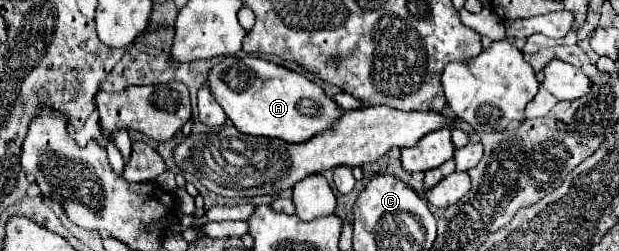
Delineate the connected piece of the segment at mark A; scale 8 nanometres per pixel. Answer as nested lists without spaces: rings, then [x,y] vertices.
[[[225,57],[219,65],[215,65],[209,73],[207,85],[211,87],[213,95],[217,97],[219,105],[231,119],[231,123],[243,131],[245,135],[255,137],[275,137],[283,139],[287,143],[305,143],[305,139],[315,137],[319,131],[327,131],[343,111],[333,101],[331,95],[327,95],[317,83],[309,81],[305,75],[295,73],[283,65],[259,59],[259,57]]]

